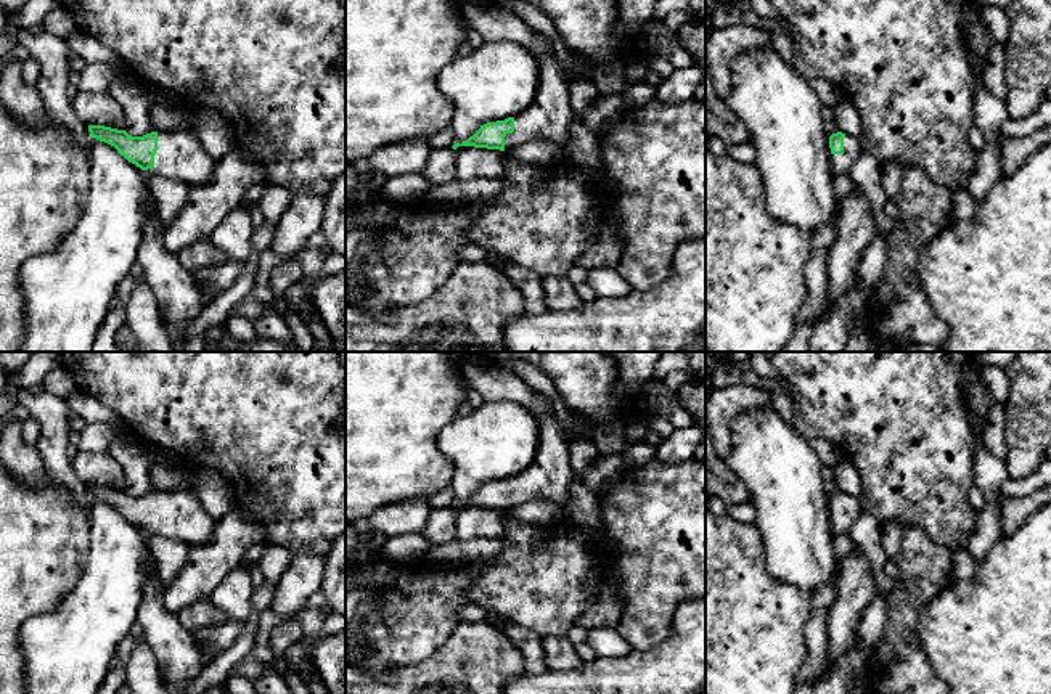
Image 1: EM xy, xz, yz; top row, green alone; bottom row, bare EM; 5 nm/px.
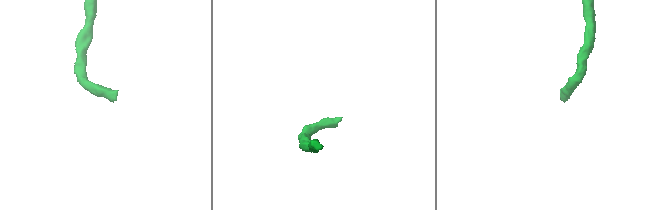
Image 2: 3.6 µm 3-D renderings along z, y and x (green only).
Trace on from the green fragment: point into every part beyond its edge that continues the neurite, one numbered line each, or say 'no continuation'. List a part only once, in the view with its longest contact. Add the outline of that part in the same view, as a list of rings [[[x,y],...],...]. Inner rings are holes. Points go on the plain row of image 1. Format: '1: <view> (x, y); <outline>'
1: xy (180, 514); [[[193,488],[159,492],[154,527],[149,535],[169,537],[193,545],[207,545],[217,520],[201,504]]]

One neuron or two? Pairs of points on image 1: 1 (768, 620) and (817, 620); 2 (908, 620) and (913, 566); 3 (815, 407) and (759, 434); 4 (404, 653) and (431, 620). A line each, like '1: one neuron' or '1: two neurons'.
1: two neurons
2: one neuron
3: two neurons
4: one neuron

